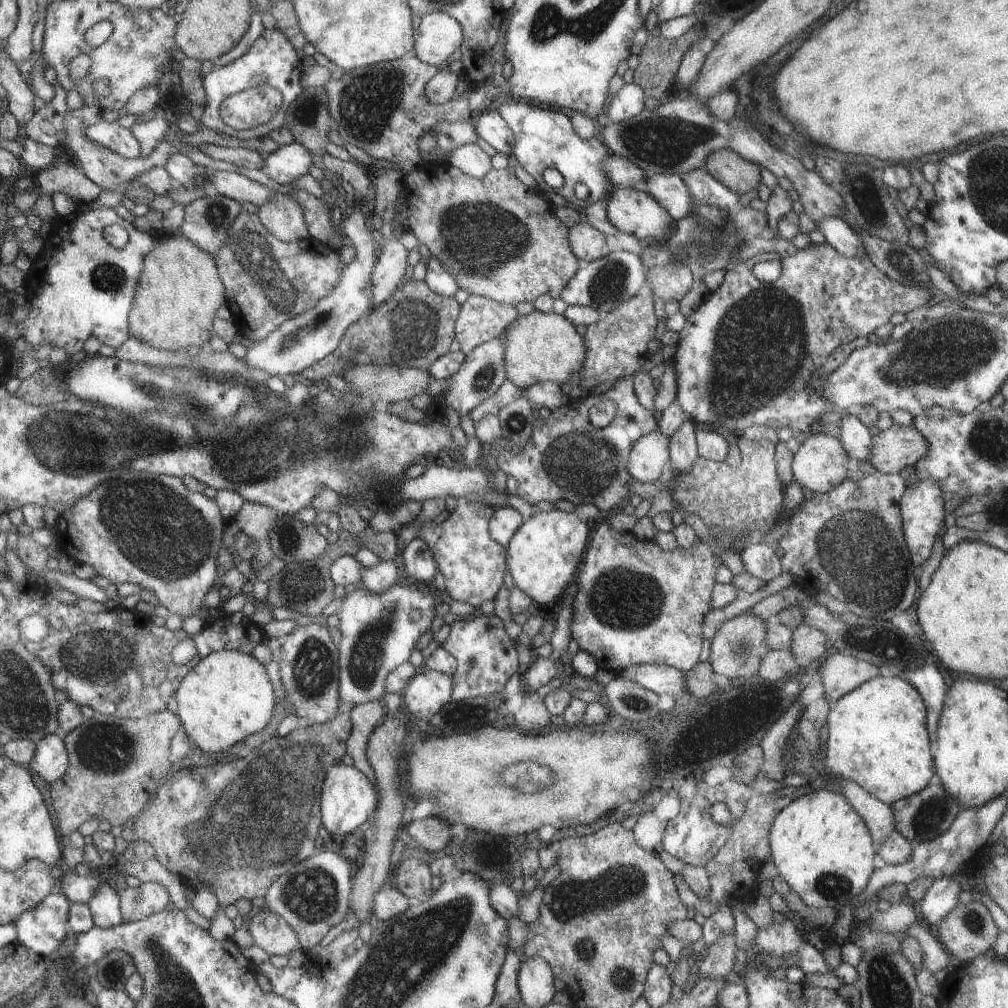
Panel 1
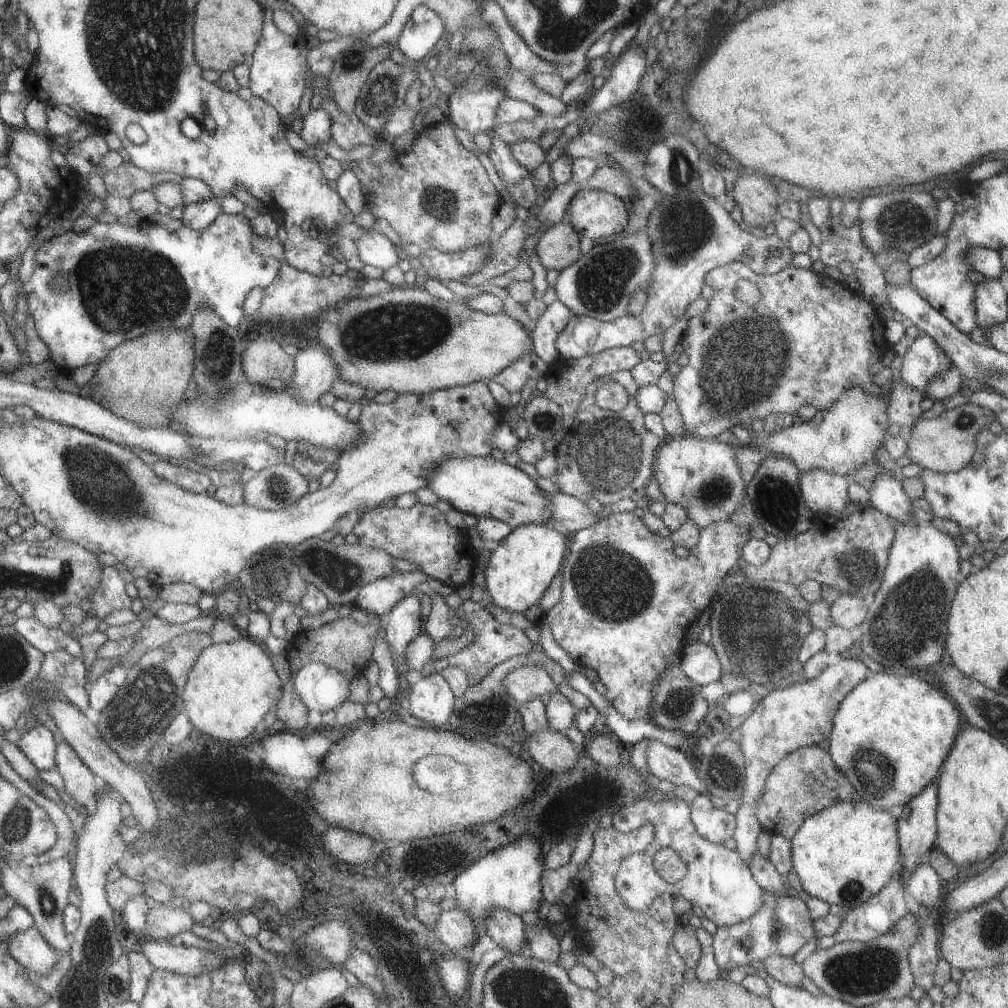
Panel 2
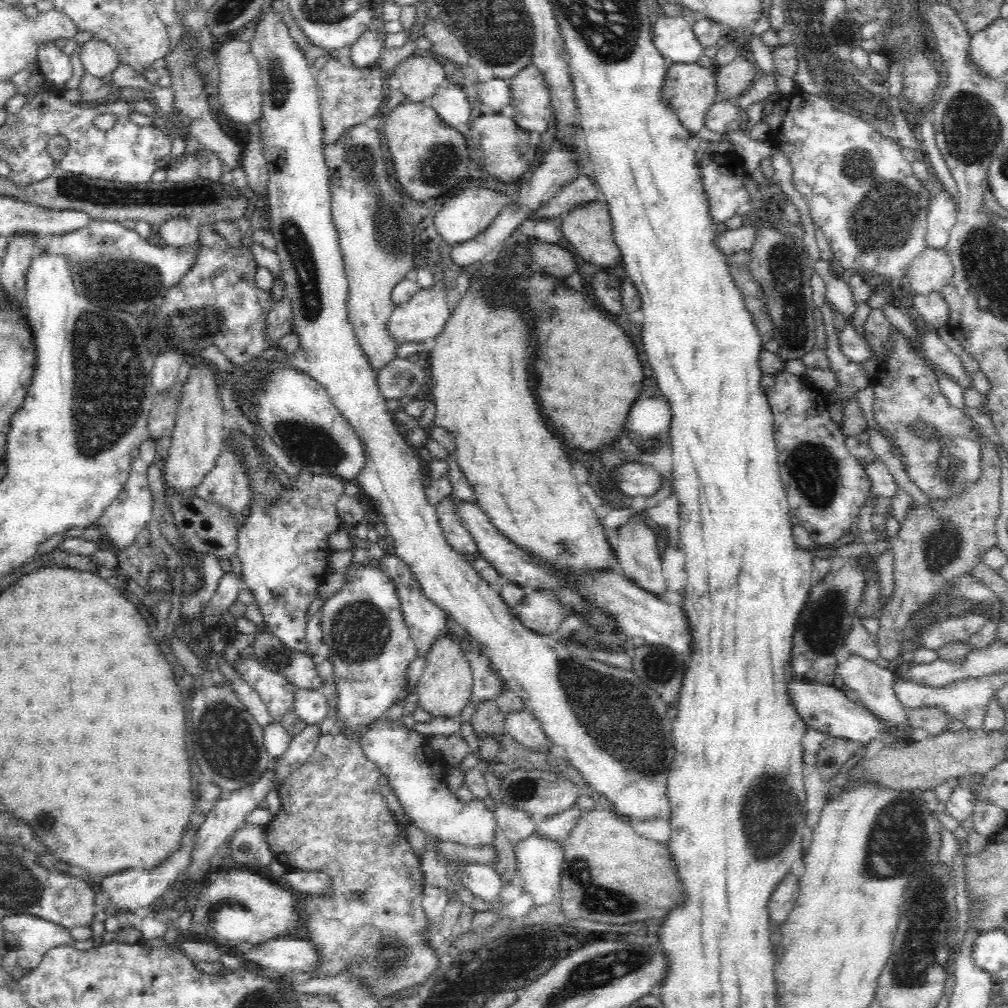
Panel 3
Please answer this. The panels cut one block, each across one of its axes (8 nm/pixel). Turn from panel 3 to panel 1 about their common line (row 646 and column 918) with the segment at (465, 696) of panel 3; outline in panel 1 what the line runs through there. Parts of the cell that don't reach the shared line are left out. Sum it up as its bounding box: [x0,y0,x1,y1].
[868,424,929,474]

